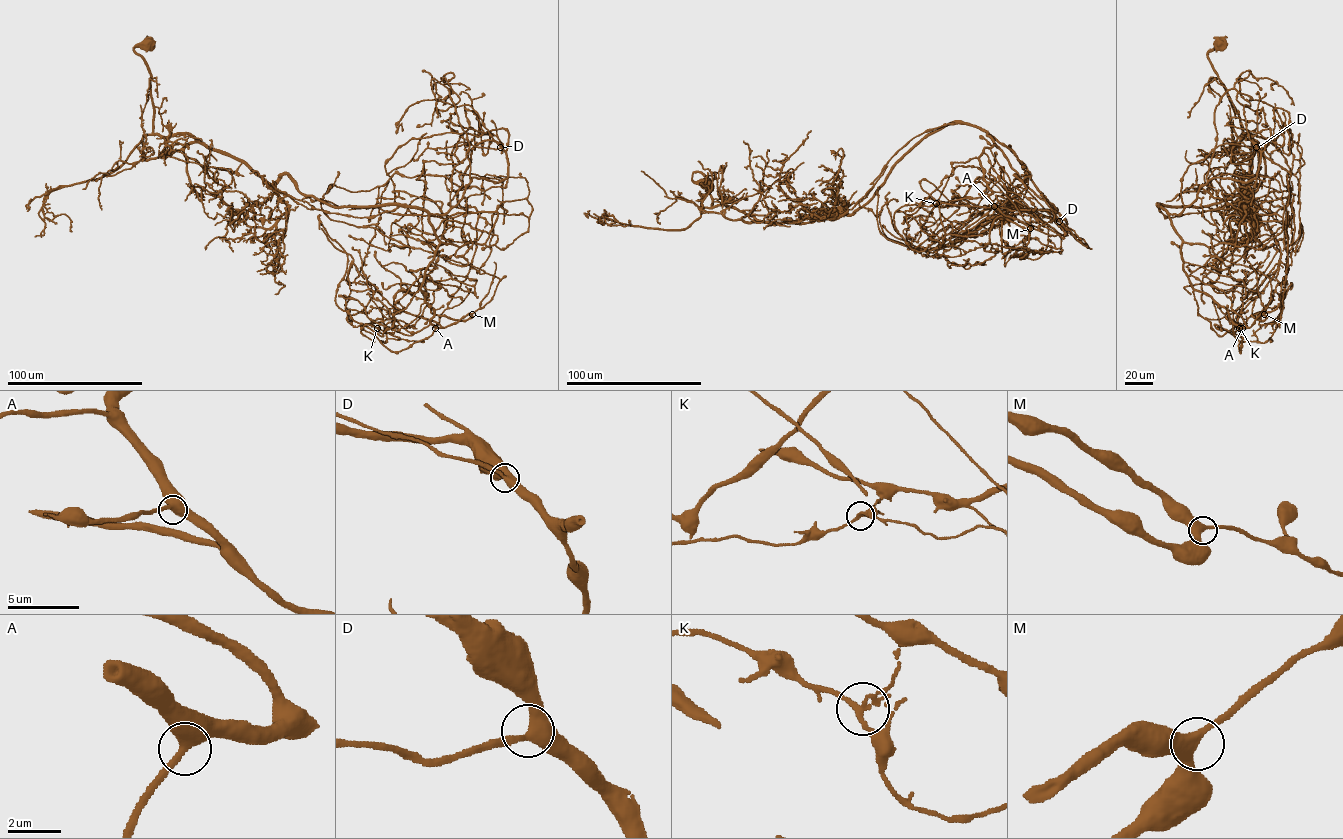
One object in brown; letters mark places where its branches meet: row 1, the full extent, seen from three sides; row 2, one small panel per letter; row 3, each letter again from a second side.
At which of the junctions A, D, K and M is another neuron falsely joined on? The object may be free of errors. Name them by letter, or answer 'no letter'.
K

